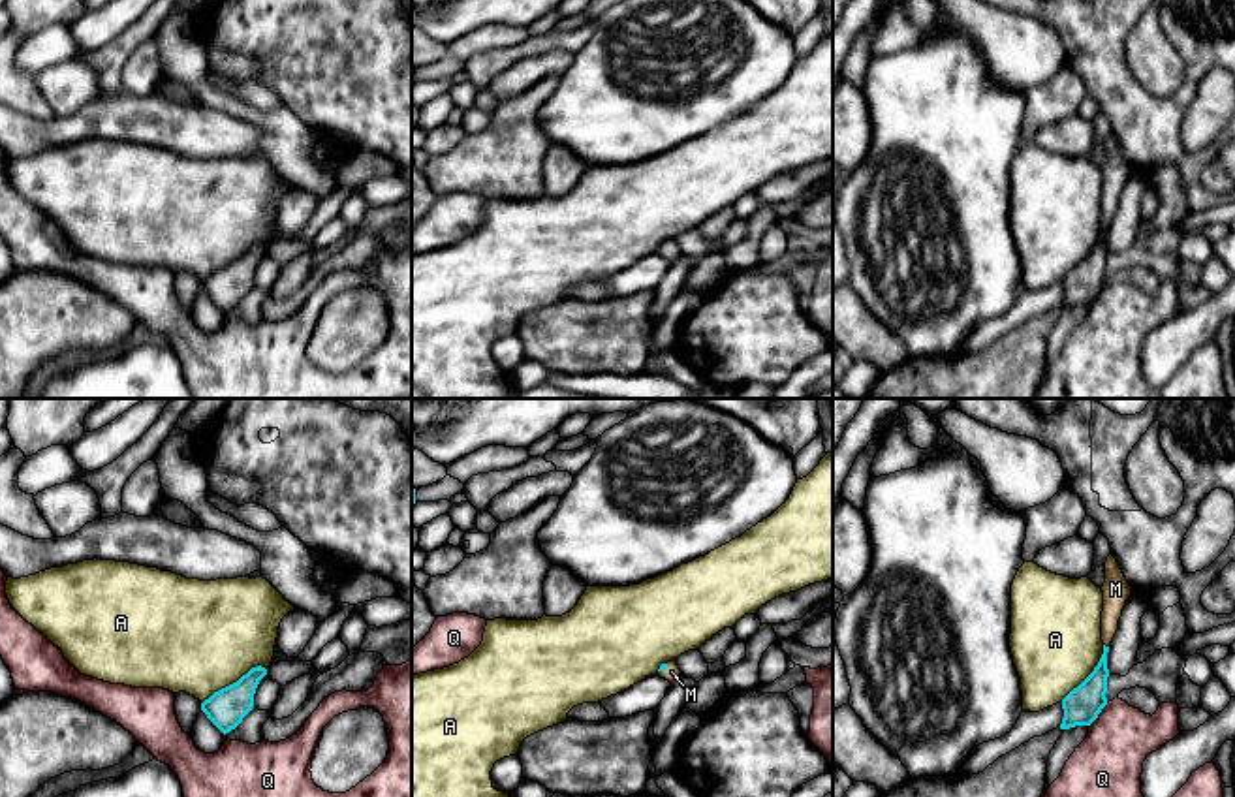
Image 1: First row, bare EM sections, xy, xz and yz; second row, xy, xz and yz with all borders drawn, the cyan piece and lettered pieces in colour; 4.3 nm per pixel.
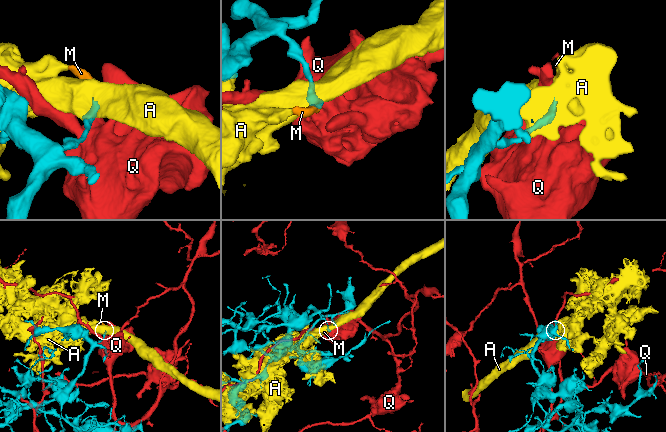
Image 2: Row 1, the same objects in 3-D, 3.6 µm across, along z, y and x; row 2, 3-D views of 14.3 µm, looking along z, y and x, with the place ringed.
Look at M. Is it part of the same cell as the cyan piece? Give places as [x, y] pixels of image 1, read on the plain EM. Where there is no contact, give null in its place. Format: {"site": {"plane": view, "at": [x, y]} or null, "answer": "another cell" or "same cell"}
{"site": {"plane": "yz", "at": [1104, 224]}, "answer": "same cell"}

